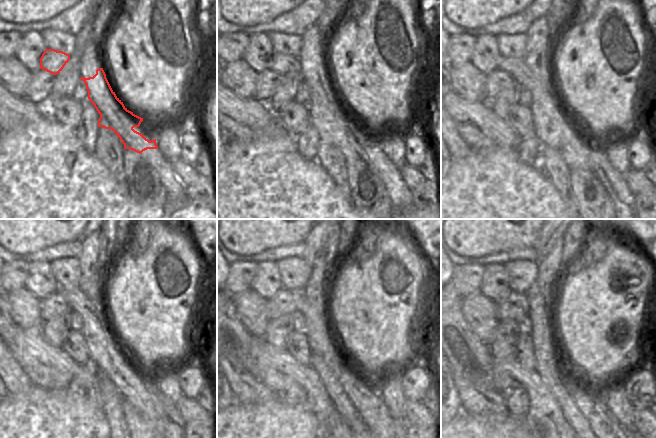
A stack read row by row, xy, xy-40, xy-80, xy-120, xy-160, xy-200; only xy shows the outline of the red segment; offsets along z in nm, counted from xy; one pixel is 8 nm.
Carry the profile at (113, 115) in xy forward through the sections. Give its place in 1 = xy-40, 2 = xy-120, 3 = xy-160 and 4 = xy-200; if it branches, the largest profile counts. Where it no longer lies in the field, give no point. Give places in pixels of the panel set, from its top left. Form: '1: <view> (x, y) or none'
1: xy-40 (336, 126)
2: xy-120 (106, 355)
3: xy-160 (367, 401)
4: xy-200 (590, 401)

